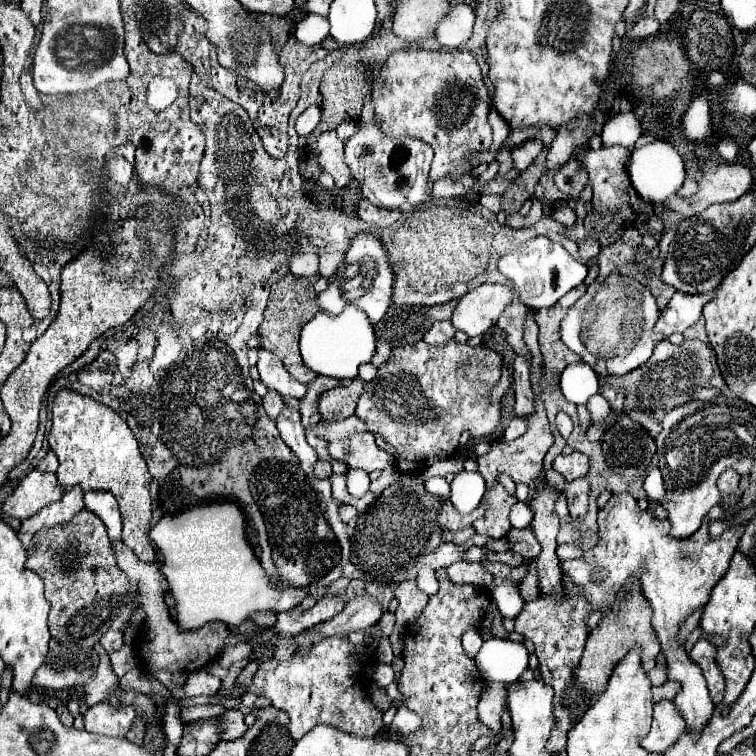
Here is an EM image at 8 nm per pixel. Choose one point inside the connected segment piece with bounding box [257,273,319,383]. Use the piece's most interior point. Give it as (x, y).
(291, 304)

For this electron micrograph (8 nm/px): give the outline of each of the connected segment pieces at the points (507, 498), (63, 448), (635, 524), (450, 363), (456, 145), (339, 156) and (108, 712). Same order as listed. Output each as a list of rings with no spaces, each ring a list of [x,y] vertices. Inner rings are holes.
[[[497,485],[491,489],[491,493],[485,495],[487,511],[481,519],[473,523],[475,531],[481,535],[487,535],[491,539],[503,539],[511,525],[509,525],[509,509],[515,505],[515,497],[511,497],[503,485]]]
[[[61,389],[51,409],[53,425],[49,431],[49,447],[59,457],[57,479],[63,489],[79,485],[83,491],[109,491],[121,507],[123,519],[123,543],[145,563],[155,563],[155,549],[149,541],[151,529],[151,475],[141,457],[139,445],[125,419],[121,419],[111,407],[97,403],[93,397],[85,397],[71,389]]]
[[[623,493],[623,495],[611,495],[607,505],[599,509],[599,543],[595,549],[585,553],[579,559],[563,561],[561,569],[581,591],[583,597],[589,599],[595,611],[607,613],[615,603],[615,593],[619,593],[629,577],[637,577],[643,589],[643,595],[653,607],[655,617],[655,629],[661,641],[661,651],[665,653],[667,667],[669,667],[669,679],[675,679],[681,683],[681,693],[675,697],[675,707],[681,711],[687,725],[691,725],[691,731],[699,731],[707,717],[711,717],[713,703],[709,699],[707,683],[701,675],[701,669],[689,661],[683,647],[677,645],[677,633],[679,625],[699,607],[703,607],[709,601],[709,593],[719,581],[719,577],[727,571],[729,561],[737,549],[737,543],[745,531],[743,525],[729,527],[719,539],[709,537],[709,525],[711,521],[725,521],[727,511],[719,505],[715,505],[707,517],[703,519],[703,525],[695,535],[689,539],[675,539],[669,535],[669,523],[667,519],[655,519],[647,511],[639,511],[637,501]],[[603,567],[607,571],[607,579],[601,583],[591,581],[591,569]]]
[[[455,339],[443,345],[429,345],[419,341],[415,345],[395,347],[391,359],[379,367],[379,375],[365,385],[363,395],[359,397],[355,415],[363,419],[365,431],[373,433],[375,437],[381,435],[385,443],[395,447],[397,451],[397,467],[401,473],[419,471],[423,465],[431,467],[439,459],[453,457],[459,435],[467,429],[471,437],[485,437],[489,435],[499,419],[501,419],[501,403],[489,403],[489,391],[499,381],[499,367],[503,359],[499,353],[479,347],[469,347],[467,343],[457,343]]]
[[[401,49],[387,57],[385,65],[379,71],[379,77],[373,83],[373,103],[375,117],[383,133],[387,135],[409,135],[425,141],[433,147],[433,179],[461,175],[461,165],[465,155],[473,151],[487,151],[491,147],[491,125],[487,123],[489,113],[489,93],[483,85],[481,69],[473,53],[465,49],[451,51],[427,51],[427,49]]]
[[[327,131],[317,139],[317,151],[321,169],[335,179],[337,187],[345,187],[351,179],[351,171],[343,161],[343,141],[335,135],[335,131]]]
[[[97,703],[89,707],[89,711],[83,715],[85,719],[85,731],[109,735],[109,737],[125,737],[133,719],[135,711],[133,707],[125,707],[117,711],[109,703]]]

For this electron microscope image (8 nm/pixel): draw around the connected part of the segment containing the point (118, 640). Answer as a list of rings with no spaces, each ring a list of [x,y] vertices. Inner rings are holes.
[[[107,631],[101,637],[101,645],[105,647],[105,651],[117,651],[123,647],[123,633],[119,631]]]

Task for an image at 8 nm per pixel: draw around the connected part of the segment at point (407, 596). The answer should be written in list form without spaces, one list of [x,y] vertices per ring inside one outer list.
[[[411,579],[411,581],[403,581],[403,583],[399,583],[399,587],[395,587],[395,599],[399,601],[399,607],[395,611],[397,625],[403,627],[407,623],[413,623],[421,615],[429,597],[425,593],[421,593],[415,585],[415,579]]]

